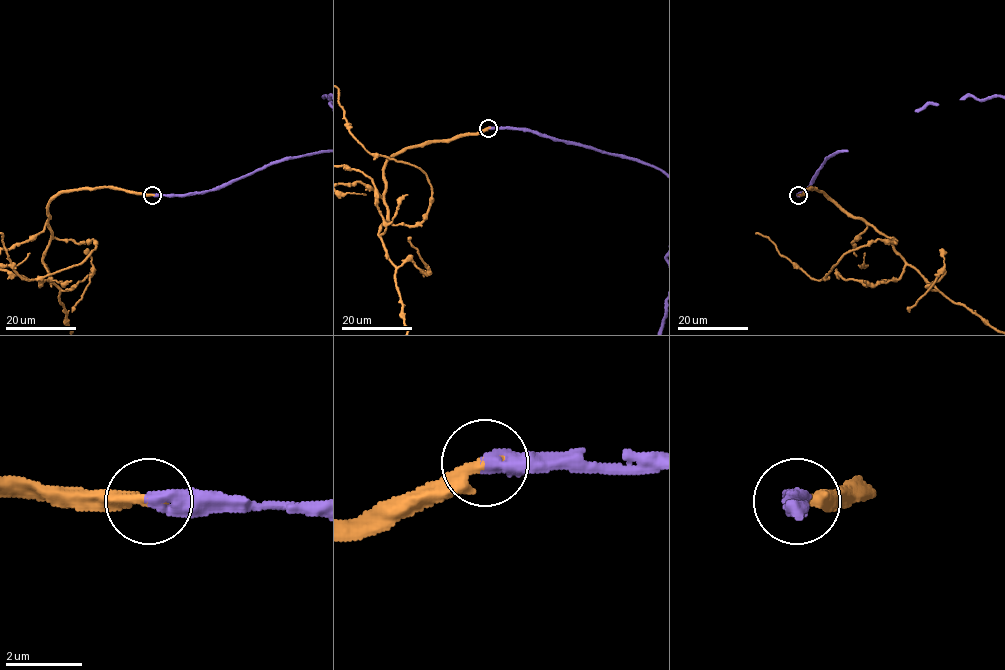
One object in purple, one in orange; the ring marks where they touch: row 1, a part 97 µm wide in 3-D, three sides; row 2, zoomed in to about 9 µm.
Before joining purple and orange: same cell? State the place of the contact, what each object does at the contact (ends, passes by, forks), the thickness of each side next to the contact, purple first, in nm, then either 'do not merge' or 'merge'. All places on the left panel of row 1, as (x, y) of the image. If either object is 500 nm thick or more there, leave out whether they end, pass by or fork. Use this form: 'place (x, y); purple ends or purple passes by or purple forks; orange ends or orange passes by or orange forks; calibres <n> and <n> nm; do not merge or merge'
place (152, 195); calibres 500 and 320 nm; merge

